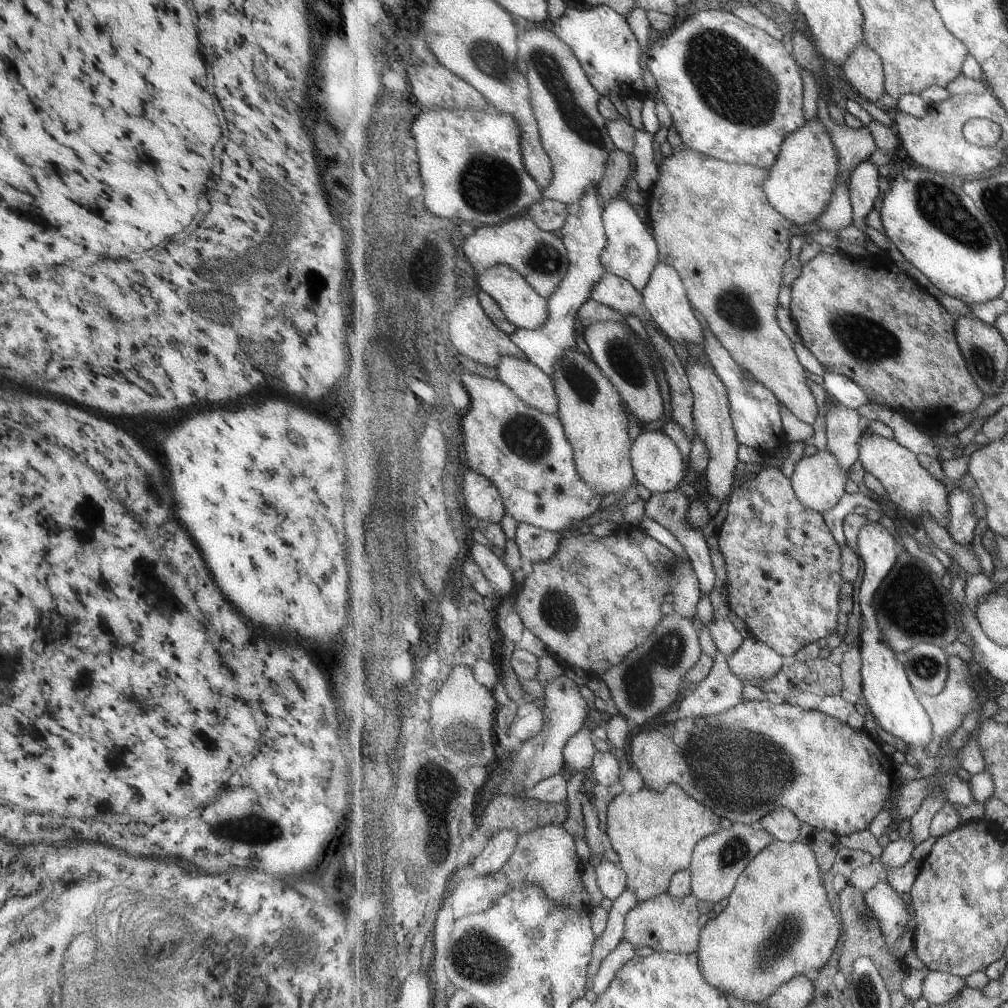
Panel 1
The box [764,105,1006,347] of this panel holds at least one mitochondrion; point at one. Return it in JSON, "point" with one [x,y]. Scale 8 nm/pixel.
{"point":[937,202]}

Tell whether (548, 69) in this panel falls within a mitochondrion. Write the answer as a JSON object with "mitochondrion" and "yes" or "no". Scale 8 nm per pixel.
{"mitochondrion":"yes"}

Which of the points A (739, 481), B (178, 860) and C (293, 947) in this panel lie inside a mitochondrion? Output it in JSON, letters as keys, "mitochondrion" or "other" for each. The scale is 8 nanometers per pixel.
{"A":"other","B":"other","C":"mitochondrion"}

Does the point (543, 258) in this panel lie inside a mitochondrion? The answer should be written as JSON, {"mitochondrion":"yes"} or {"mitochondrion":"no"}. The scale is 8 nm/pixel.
{"mitochondrion":"yes"}

